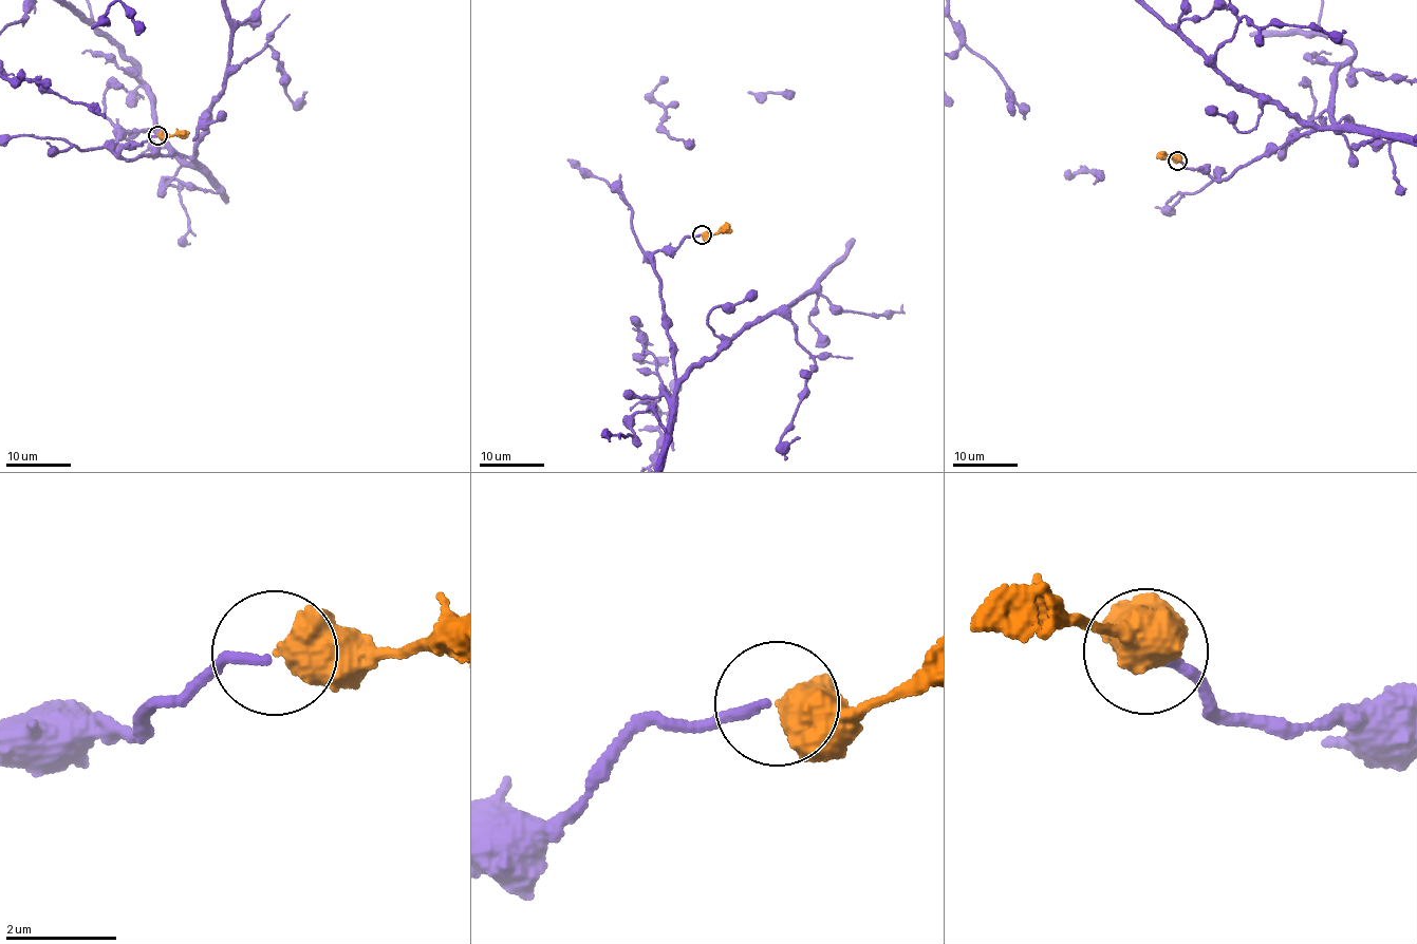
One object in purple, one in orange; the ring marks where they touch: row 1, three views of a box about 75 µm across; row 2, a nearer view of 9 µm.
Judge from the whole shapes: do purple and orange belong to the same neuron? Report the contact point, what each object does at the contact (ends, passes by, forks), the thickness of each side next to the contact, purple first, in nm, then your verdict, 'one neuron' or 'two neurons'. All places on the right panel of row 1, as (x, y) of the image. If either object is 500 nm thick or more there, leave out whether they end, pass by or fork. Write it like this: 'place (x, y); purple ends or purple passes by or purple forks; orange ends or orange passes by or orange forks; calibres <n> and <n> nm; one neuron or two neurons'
place (1177, 161); calibres 150 and 600 nm; one neuron

